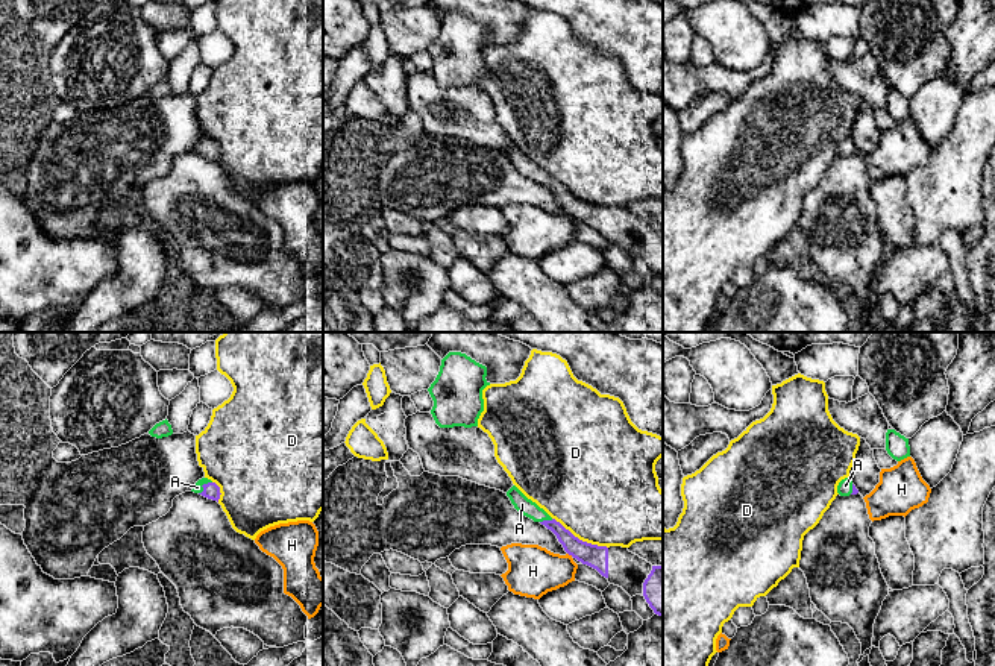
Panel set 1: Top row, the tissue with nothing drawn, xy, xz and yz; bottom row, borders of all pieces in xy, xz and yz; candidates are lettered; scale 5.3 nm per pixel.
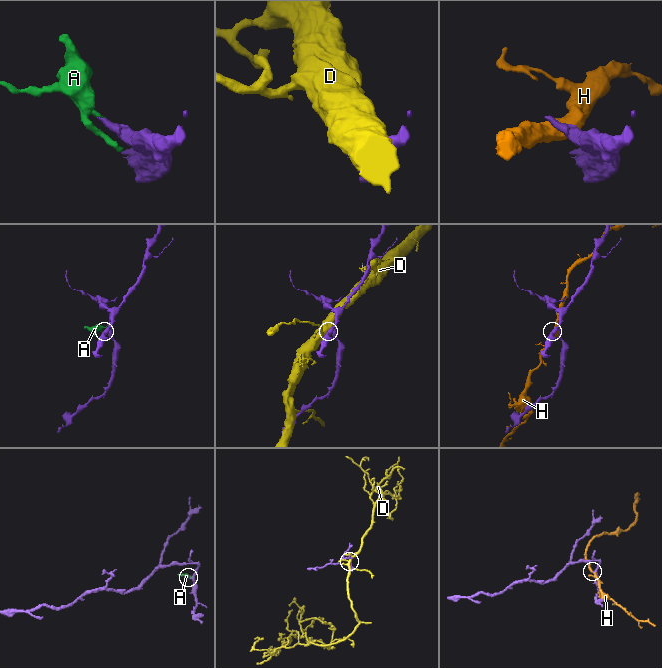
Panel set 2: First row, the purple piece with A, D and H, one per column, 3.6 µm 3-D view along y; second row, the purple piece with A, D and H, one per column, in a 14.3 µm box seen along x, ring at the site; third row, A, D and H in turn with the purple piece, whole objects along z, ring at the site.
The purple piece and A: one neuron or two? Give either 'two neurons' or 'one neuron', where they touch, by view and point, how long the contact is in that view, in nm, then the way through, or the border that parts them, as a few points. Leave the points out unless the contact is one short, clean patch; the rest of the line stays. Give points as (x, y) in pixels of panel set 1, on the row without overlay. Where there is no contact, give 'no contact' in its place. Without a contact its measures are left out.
one neuron | xy (202, 146) | 100 nm | across xy (211, 150), (202, 146), (197, 147)

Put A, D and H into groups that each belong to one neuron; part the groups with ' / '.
A / D / H

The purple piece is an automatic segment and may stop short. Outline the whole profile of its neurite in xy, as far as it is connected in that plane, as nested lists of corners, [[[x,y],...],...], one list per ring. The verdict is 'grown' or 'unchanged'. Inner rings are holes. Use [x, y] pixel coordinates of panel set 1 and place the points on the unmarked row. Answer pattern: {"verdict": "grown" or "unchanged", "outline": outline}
{"verdict": "grown", "outline": [[[208,138],[199,140],[194,144],[191,152],[199,153],[199,155],[202,155],[202,156],[205,156],[208,159],[217,161],[217,162],[218,162],[220,155],[221,155],[220,147],[215,143],[212,143],[211,140],[208,140]]]}

